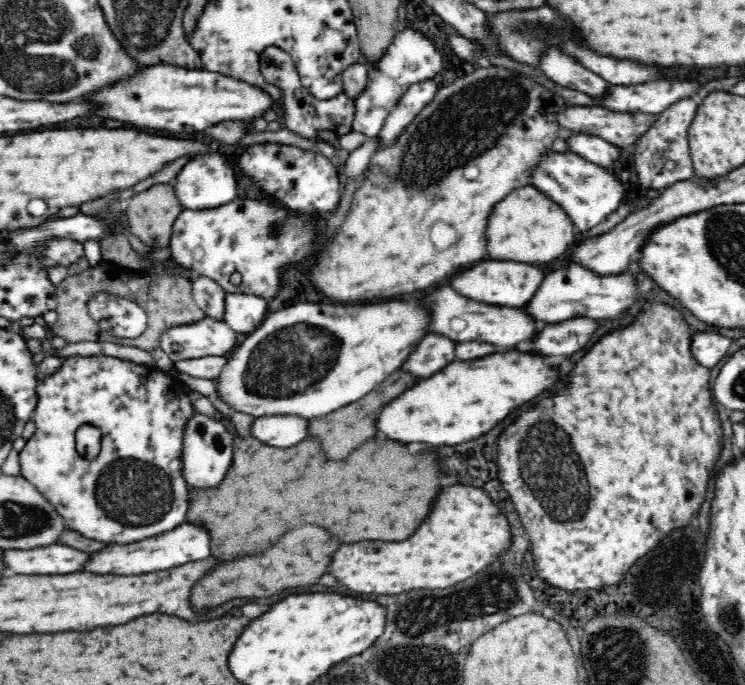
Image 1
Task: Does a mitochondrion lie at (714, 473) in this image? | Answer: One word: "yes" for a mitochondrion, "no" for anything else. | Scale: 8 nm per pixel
no

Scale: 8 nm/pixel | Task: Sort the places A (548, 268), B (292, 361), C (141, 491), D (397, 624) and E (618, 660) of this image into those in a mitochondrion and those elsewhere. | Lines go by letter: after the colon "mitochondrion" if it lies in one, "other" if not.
A: other
B: mitochondrion
C: mitochondrion
D: mitochondrion
E: mitochondrion

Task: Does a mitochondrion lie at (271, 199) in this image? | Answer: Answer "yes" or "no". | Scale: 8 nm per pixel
no

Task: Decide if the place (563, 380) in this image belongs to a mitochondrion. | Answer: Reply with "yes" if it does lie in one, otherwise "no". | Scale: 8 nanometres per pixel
no

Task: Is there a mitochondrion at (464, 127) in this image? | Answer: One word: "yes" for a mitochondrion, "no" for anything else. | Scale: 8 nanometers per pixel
yes

